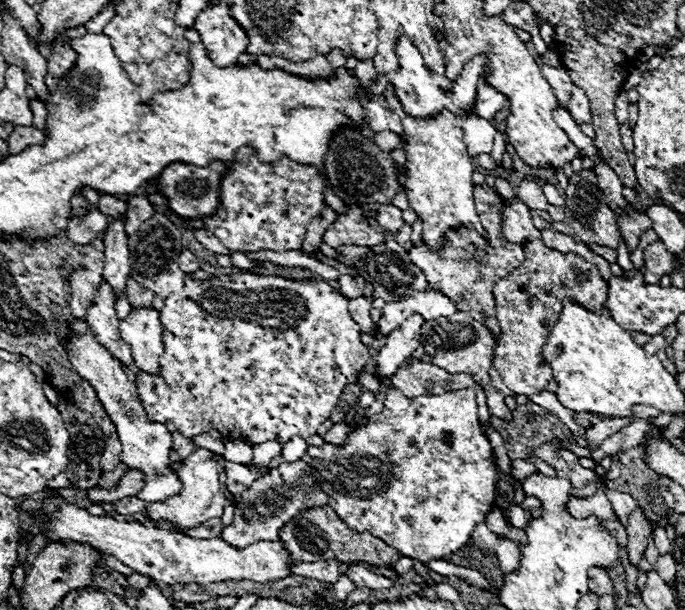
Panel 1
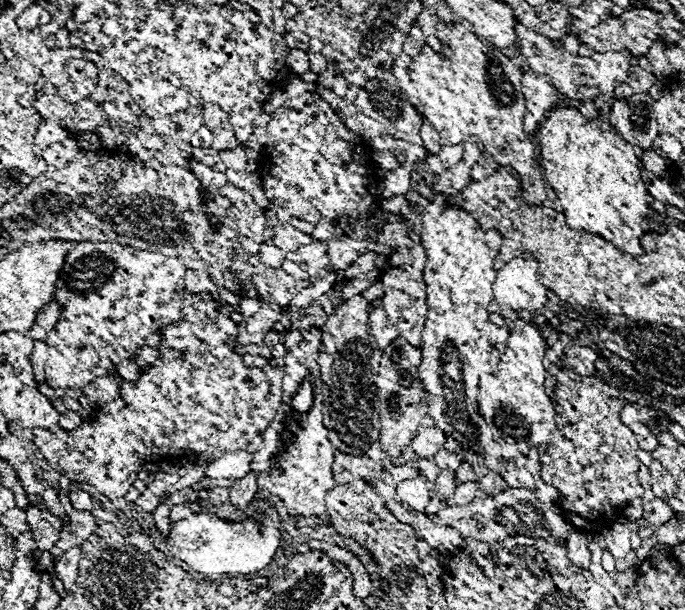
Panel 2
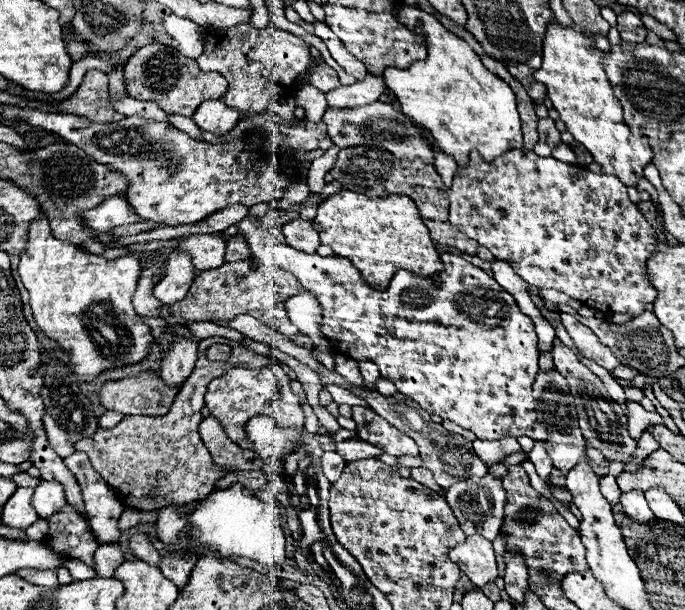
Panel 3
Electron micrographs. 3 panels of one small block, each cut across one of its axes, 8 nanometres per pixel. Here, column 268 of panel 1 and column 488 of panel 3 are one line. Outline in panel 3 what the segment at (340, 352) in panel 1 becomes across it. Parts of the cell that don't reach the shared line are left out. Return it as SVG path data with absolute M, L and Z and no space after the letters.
M244 218L238 222L238 228L246 236L246 242L252 250L252 258L260 264L274 262L276 266L290 270L296 274L296 278L300 278L300 284L322 306L320 330L333 348L354 360L370 358L378 364L382 378L392 380L398 392L418 402L422 410L472 430L480 440L528 436L532 440L544 442L546 430L534 414L532 396L532 386L538 374L538 338L534 332L534 322L520 312L516 300L482 268L466 262L460 256L444 254L442 272L422 278L408 270L398 270L388 290L380 292L366 286L364 276L354 264L350 264L350 260L338 256L324 258L318 254L292 250L290 246L278 242L278 238L274 238L274 234L268 230L258 228L258 222L260 218Z

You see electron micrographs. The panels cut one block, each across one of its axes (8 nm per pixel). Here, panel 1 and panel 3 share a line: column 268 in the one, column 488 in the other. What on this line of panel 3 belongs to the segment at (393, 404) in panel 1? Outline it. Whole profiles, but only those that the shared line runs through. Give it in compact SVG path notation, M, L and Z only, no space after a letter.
M486 474L484 478L472 476L466 480L460 480L446 488L444 498L448 500L452 512L456 514L464 534L480 534L480 536L488 538L490 542L500 534L500 526L502 526L502 518L504 518L504 502L506 502L502 478Z

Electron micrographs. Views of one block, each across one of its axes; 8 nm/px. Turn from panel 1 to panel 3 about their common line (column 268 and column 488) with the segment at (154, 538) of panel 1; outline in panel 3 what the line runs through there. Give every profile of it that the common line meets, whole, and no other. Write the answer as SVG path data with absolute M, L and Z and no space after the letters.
M474 534L464 542L454 546L448 552L450 562L458 564L458 568L478 586L482 588L486 582L492 582L498 576L496 558L492 550L492 542Z

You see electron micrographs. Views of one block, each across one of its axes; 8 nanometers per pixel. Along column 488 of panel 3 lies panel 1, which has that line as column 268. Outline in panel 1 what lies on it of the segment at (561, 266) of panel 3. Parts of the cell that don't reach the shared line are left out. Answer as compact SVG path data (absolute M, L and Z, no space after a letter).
M244 145L236 151L232 162L228 162L228 172L220 182L220 206L212 216L206 216L204 230L212 232L228 250L232 252L258 252L274 250L288 252L300 250L306 238L306 226L322 214L324 210L324 188L328 186L326 178L314 166L302 166L284 157L271 163L263 163L252 146Z

